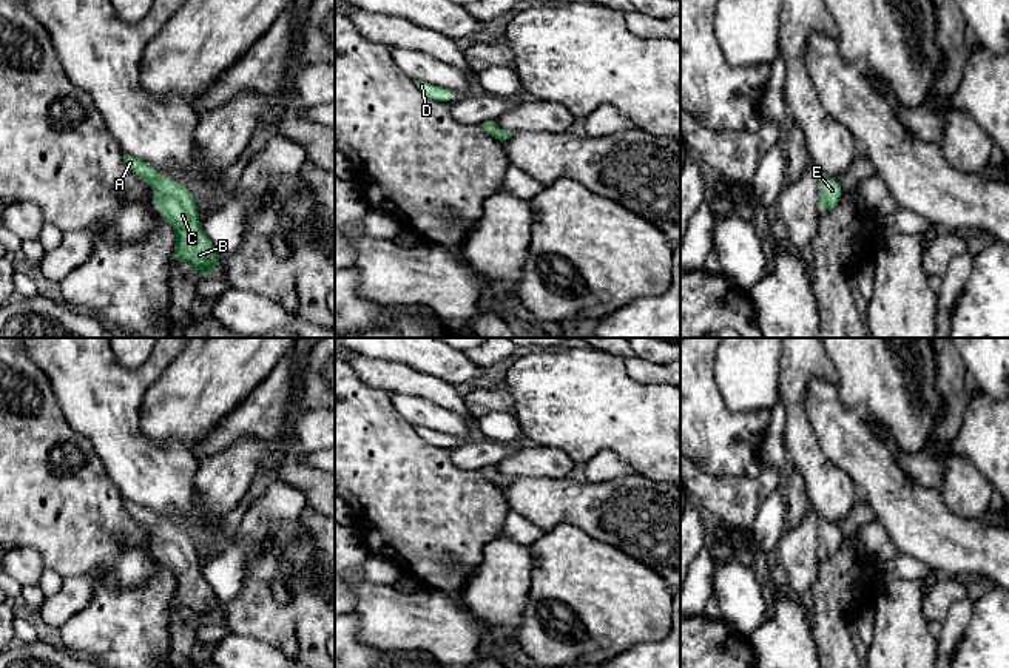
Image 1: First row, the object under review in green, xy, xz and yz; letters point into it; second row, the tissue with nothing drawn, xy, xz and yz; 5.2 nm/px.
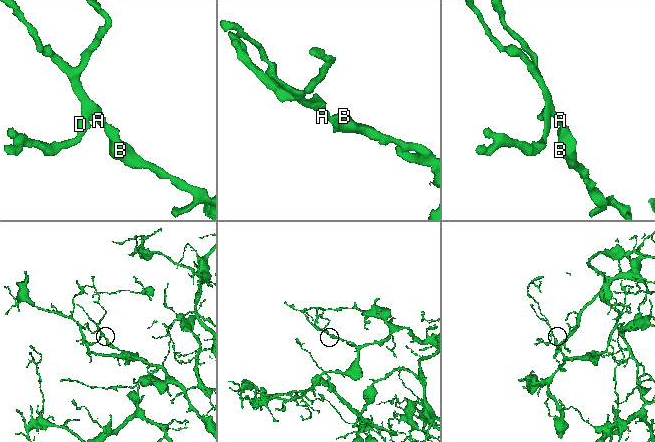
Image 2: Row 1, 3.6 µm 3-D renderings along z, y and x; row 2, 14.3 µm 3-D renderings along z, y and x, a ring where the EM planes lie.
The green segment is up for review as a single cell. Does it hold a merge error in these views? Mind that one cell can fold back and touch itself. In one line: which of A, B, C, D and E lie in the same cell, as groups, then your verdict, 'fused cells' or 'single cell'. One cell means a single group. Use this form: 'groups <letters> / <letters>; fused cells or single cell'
groups A B C D E; single cell

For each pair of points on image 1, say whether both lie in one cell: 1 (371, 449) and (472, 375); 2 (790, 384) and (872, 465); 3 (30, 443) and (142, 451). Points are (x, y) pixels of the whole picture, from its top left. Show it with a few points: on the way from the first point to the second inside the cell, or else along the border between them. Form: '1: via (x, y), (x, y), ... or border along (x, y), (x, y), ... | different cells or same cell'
1: border along (423, 372), (448, 381), (462, 391) | different cells
2: border along (818, 377), (804, 398), (813, 432) | different cells
3: border along (68, 423), (91, 443), (111, 480) | different cells

